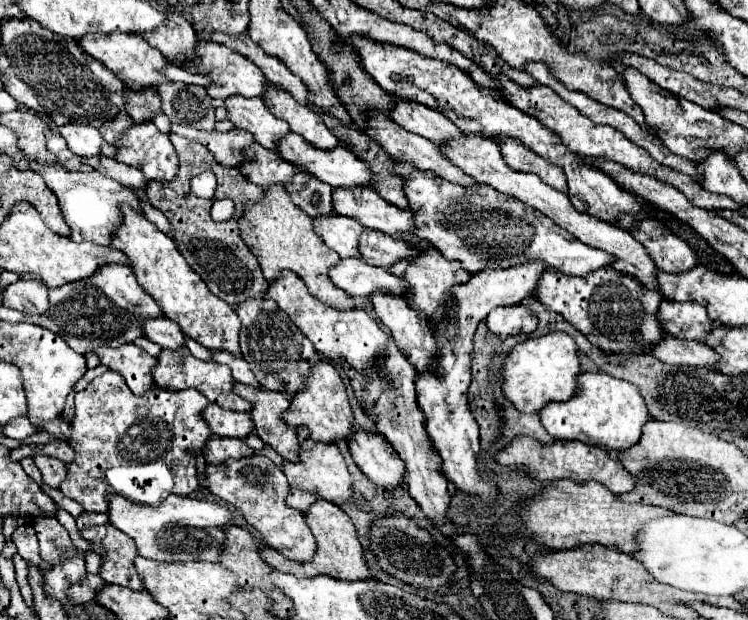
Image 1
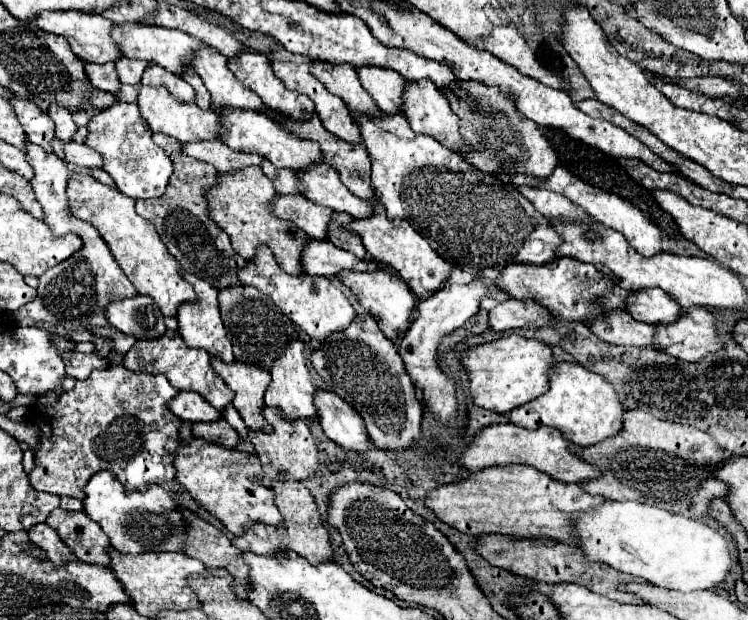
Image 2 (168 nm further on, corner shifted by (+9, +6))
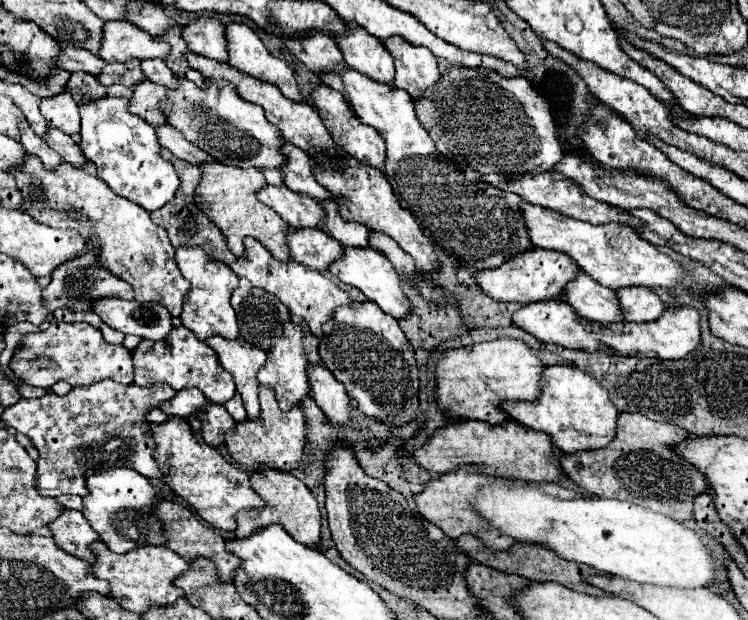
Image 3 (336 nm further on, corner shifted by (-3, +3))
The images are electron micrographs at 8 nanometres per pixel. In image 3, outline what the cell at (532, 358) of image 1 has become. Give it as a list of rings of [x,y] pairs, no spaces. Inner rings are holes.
[[[496,339],[496,341],[486,341],[478,345],[460,347],[460,349],[448,349],[436,359],[434,365],[436,365],[434,369],[436,405],[442,413],[446,413],[452,419],[476,419],[476,421],[496,425],[508,419],[508,415],[500,409],[502,401],[532,401],[534,397],[540,397],[540,373],[544,365],[528,349],[528,345],[518,339]]]

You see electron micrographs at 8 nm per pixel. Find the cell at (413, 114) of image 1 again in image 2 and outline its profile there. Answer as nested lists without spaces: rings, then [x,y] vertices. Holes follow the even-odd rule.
[[[364,66],[364,70],[356,70],[360,76],[360,82],[364,90],[376,100],[380,110],[384,114],[400,114],[404,110],[404,94],[406,94],[406,82],[396,74],[394,70],[376,70],[376,66]]]

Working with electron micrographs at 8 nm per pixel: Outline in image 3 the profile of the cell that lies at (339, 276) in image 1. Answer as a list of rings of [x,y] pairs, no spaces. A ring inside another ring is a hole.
[[[288,229],[286,243],[290,247],[292,261],[308,265],[308,269],[326,271],[330,263],[340,259],[342,245],[332,241],[328,233],[320,229]]]

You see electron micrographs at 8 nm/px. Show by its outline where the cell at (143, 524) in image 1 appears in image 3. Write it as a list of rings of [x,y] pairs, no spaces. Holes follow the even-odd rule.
[[[110,467],[100,471],[86,471],[88,495],[84,497],[82,515],[90,527],[100,535],[100,541],[114,553],[126,553],[140,545],[164,545],[160,521],[152,515],[156,491],[146,477],[128,467]]]

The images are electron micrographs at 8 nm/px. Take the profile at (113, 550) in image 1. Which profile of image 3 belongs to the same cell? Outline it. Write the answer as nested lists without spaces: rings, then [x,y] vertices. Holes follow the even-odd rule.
[[[64,509],[54,521],[50,521],[48,527],[52,531],[54,543],[60,549],[86,563],[92,563],[94,555],[90,551],[90,543],[98,541],[98,537],[80,511]]]

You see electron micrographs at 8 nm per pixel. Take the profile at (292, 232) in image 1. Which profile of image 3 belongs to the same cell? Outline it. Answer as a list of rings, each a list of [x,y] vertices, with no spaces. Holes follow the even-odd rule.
[[[204,163],[198,165],[202,171],[202,179],[194,191],[194,203],[196,207],[222,231],[222,235],[228,241],[228,249],[240,257],[244,255],[244,237],[258,239],[276,259],[286,261],[290,259],[288,245],[284,243],[284,237],[288,233],[288,223],[280,219],[280,215],[272,209],[268,209],[264,203],[256,199],[256,191],[266,185],[264,175],[260,169],[238,169],[228,167],[220,163]]]

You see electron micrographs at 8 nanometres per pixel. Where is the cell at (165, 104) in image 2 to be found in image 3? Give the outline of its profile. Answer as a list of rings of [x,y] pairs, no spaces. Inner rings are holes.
[[[146,79],[132,85],[130,89],[132,89],[132,97],[128,103],[128,111],[136,113],[150,125],[164,125],[166,119],[160,115],[158,103],[164,99],[166,89],[162,85],[146,81]]]

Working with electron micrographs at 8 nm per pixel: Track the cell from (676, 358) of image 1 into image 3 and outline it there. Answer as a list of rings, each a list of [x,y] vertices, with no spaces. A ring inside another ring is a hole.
[[[580,273],[566,285],[564,301],[572,305],[574,311],[588,321],[596,321],[596,323],[624,321],[614,291],[600,285],[586,273]]]

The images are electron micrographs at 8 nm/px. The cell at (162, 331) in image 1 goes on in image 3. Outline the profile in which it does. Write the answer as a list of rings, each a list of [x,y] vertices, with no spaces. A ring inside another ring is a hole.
[[[96,299],[92,311],[100,319],[122,333],[132,333],[142,339],[164,339],[172,329],[170,313],[158,303],[138,303],[124,299]]]

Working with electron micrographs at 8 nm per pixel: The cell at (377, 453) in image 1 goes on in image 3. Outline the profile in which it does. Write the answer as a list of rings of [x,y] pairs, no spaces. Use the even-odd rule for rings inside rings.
[[[320,363],[308,365],[308,381],[310,381],[312,399],[330,419],[330,423],[346,425],[352,405],[344,385],[340,385],[340,381],[336,381],[336,377],[328,371],[328,367]]]

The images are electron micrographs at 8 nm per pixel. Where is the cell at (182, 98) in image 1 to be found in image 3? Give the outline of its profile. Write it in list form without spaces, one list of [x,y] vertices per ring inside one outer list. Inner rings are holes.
[[[148,59],[148,61],[140,61],[140,67],[142,67],[142,73],[148,81],[152,83],[158,83],[158,85],[164,85],[164,87],[176,87],[178,85],[178,79],[176,75],[164,65],[162,59]]]

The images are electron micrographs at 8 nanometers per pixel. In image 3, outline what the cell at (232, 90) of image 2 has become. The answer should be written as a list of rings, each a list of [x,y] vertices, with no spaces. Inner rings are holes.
[[[202,17],[184,27],[182,39],[188,49],[200,53],[204,57],[212,57],[216,61],[228,61],[226,41],[224,41],[224,25],[214,17]]]

